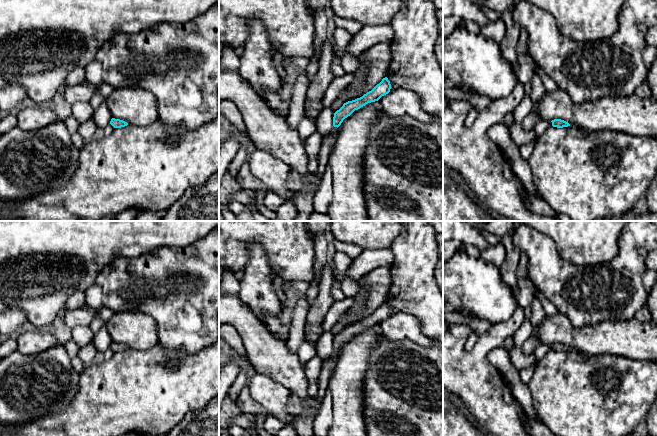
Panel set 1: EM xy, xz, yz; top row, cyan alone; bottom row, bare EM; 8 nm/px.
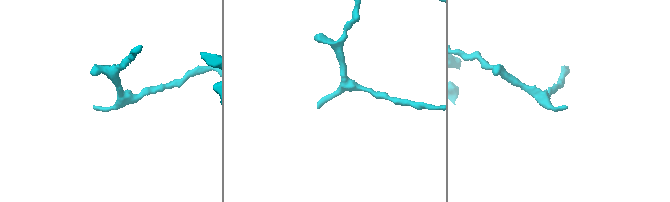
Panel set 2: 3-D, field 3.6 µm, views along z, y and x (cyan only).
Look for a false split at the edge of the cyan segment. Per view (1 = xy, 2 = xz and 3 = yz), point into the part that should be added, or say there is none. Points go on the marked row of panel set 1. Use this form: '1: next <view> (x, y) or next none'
1: next none
2: next none
3: next none

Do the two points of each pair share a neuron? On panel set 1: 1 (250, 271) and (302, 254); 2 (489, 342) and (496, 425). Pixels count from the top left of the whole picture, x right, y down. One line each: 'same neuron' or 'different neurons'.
1: different neurons
2: same neuron

